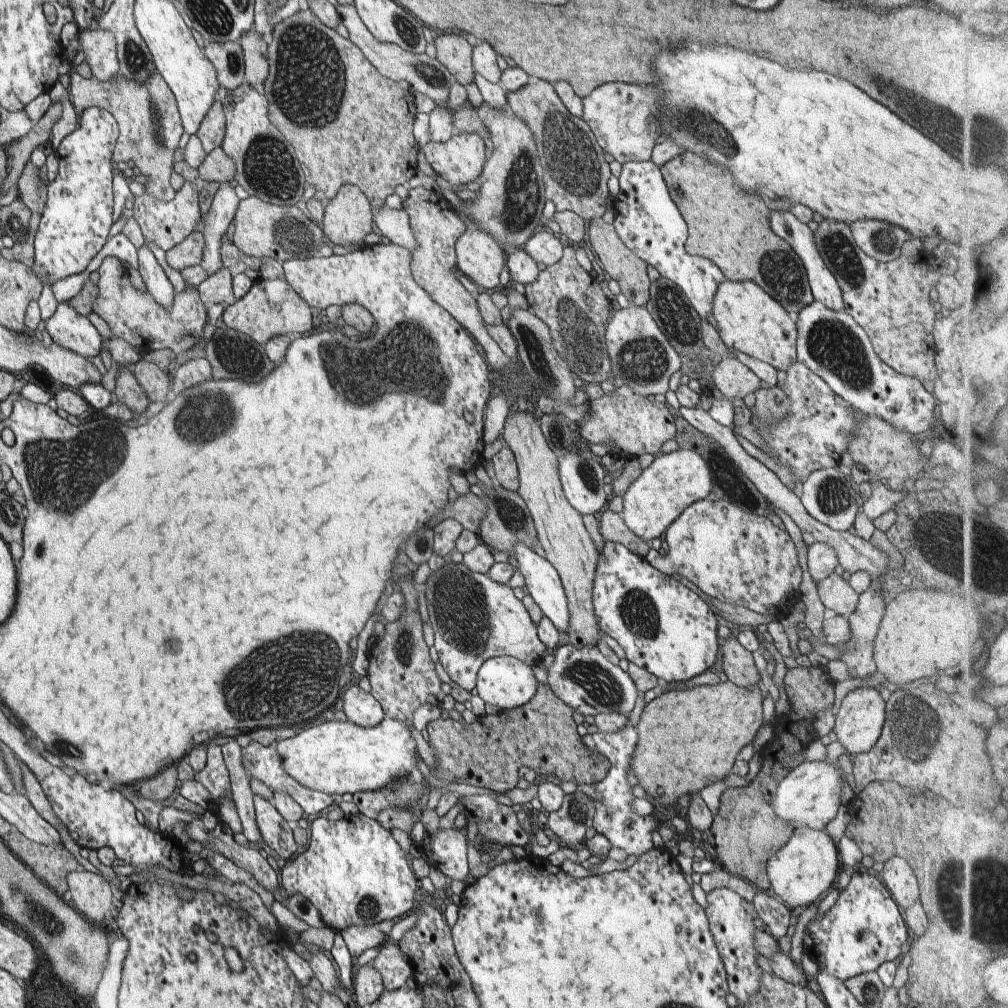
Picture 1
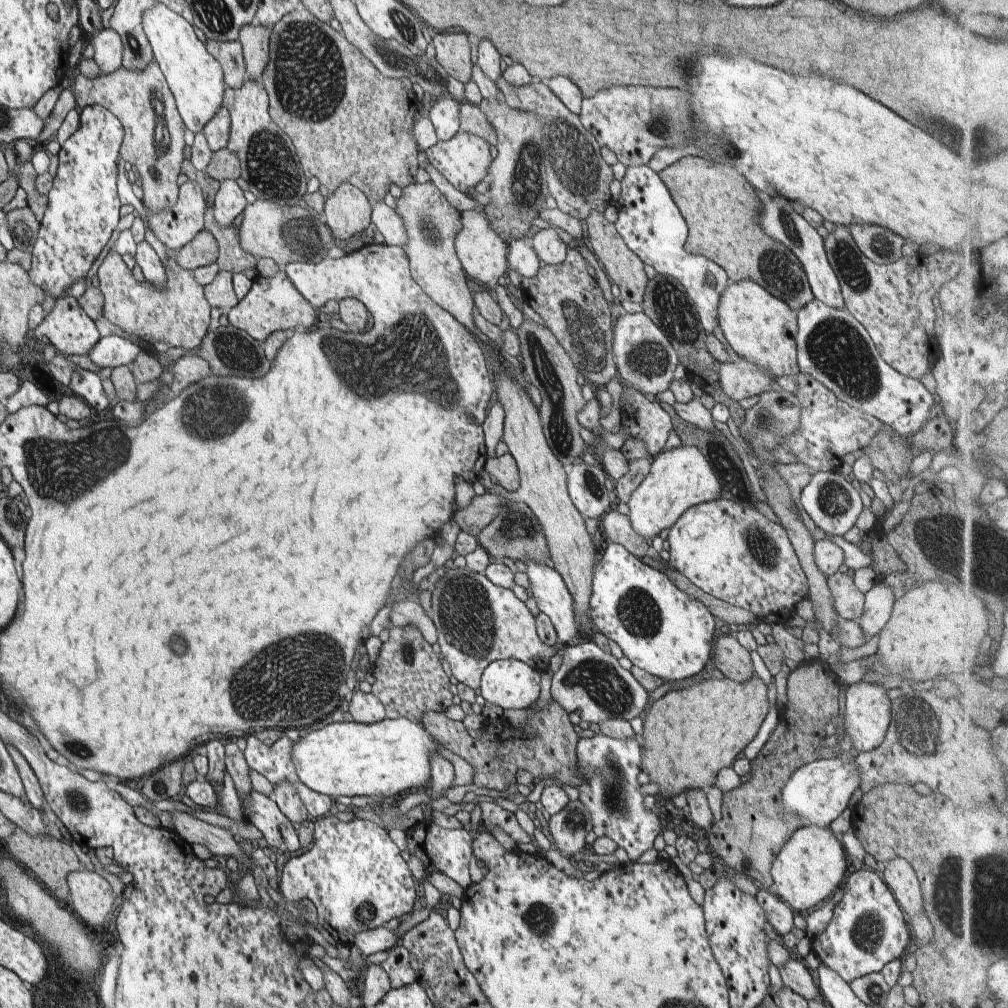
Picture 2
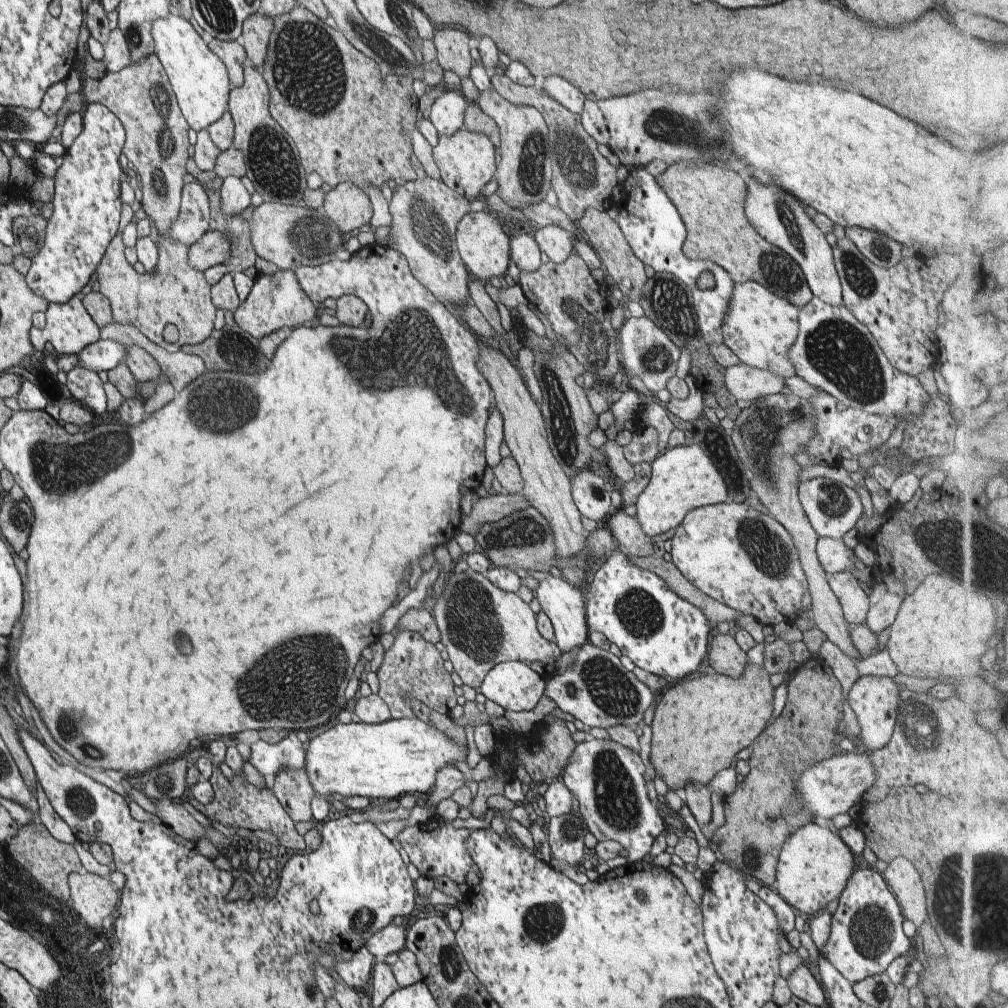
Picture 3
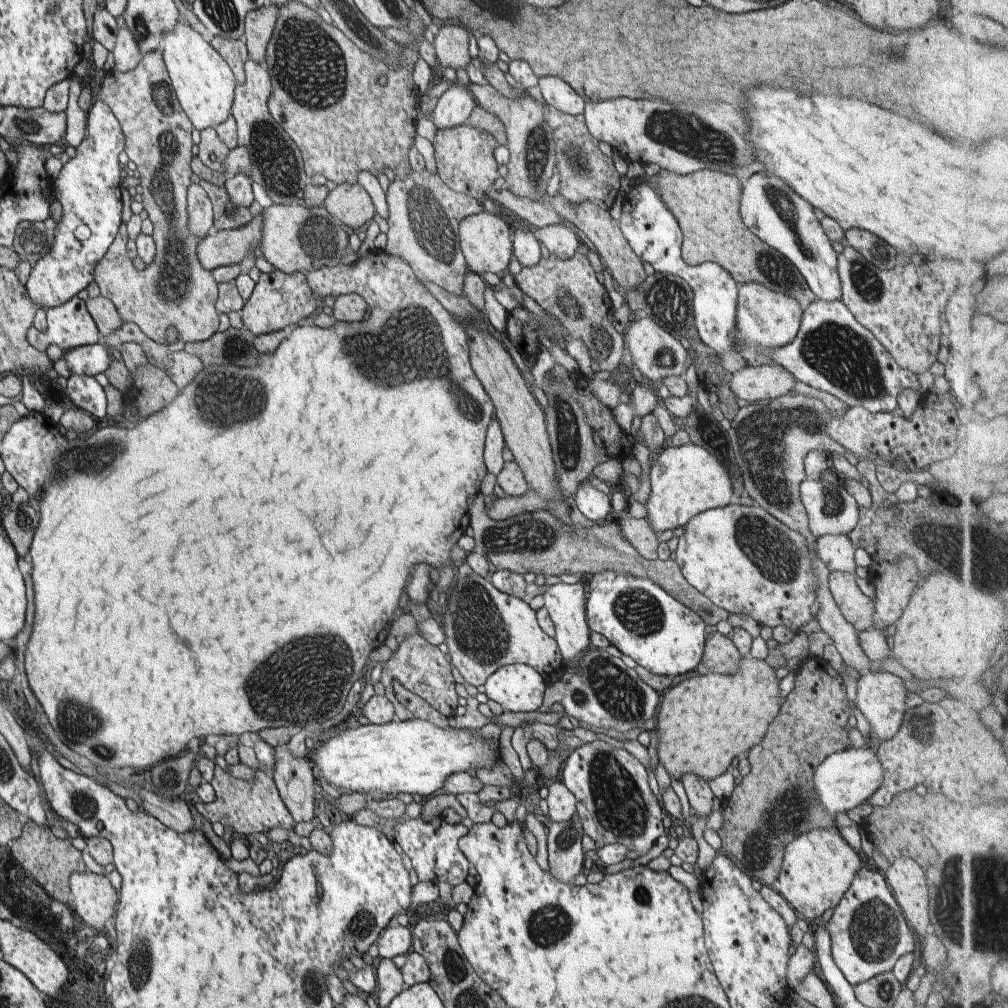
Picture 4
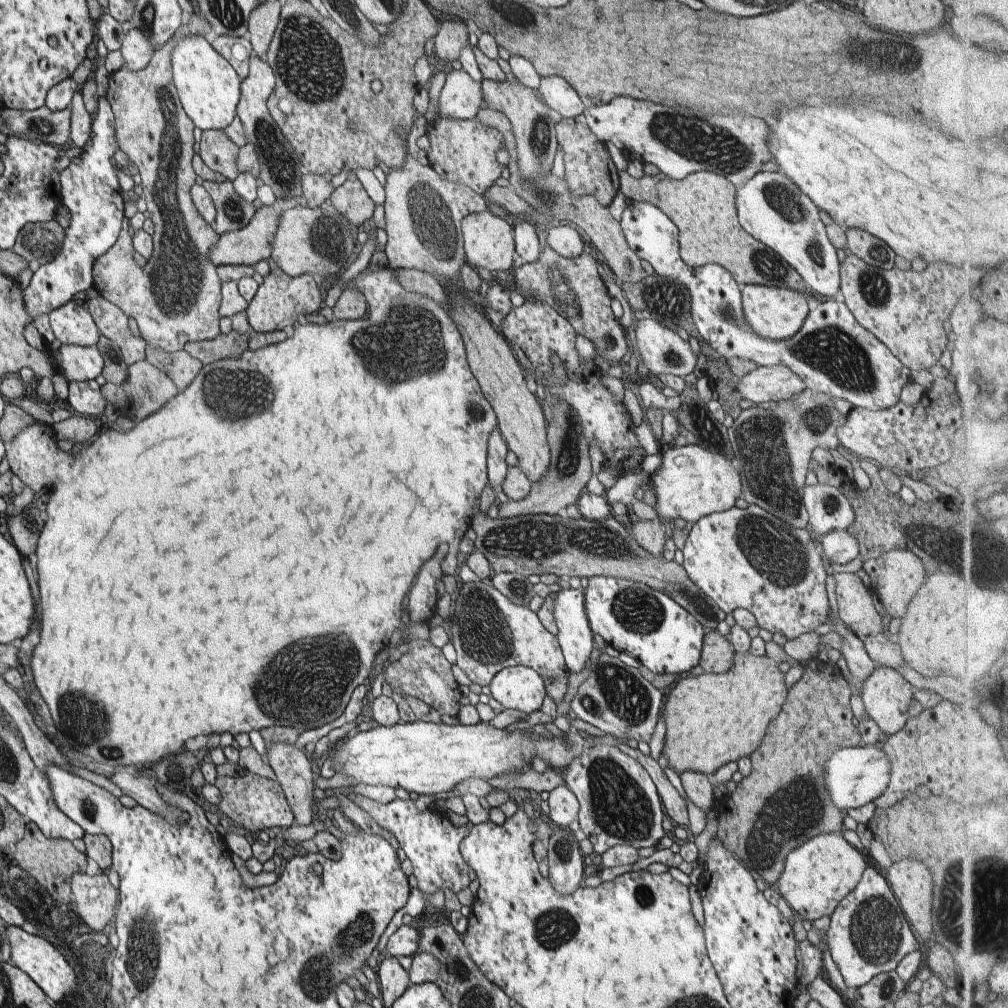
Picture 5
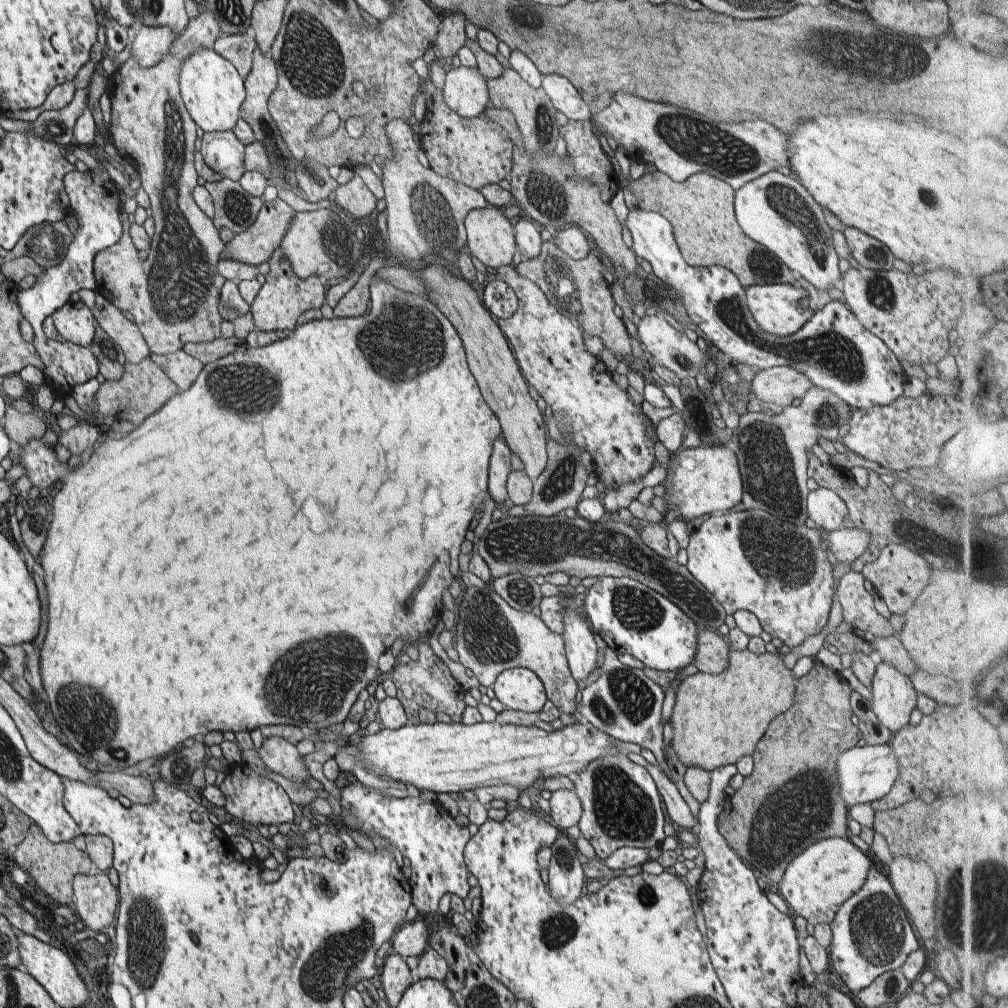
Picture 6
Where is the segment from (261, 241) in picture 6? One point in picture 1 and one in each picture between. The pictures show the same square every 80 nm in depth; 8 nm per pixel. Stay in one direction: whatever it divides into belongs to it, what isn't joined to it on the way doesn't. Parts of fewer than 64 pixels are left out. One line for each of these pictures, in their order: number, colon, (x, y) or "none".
1: (188, 253)
2: (203, 249)
3: (213, 248)
4: (230, 246)
5: (254, 243)

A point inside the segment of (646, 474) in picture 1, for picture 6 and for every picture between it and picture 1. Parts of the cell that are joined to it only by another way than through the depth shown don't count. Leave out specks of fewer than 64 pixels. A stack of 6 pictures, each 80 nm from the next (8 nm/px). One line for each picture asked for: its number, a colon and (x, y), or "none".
2: (679, 478)
3: (683, 478)
4: (685, 480)
5: (693, 482)
6: (706, 479)

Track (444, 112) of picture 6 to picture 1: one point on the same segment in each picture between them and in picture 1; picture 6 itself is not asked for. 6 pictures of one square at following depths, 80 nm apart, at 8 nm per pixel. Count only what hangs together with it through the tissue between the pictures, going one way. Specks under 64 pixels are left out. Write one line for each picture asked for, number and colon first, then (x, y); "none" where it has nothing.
1: (460, 159)
2: (465, 160)
3: (467, 162)
4: (464, 156)
5: (464, 151)

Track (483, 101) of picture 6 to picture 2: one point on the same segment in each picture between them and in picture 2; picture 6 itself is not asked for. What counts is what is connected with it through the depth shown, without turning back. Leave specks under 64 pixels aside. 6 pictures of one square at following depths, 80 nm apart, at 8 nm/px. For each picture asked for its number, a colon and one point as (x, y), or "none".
2: (444, 115)
3: (447, 113)
4: (454, 107)
5: (461, 97)

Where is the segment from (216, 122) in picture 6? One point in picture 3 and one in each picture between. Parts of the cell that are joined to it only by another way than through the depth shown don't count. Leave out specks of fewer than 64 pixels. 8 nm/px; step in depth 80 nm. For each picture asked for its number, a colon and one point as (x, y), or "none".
3: (199, 80)
4: (204, 85)
5: (208, 88)

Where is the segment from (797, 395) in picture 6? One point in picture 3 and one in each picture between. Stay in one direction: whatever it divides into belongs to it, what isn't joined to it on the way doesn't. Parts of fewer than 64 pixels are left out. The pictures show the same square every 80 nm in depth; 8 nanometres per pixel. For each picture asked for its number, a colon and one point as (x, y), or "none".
3: (744, 382)
4: (752, 383)
5: (777, 383)

